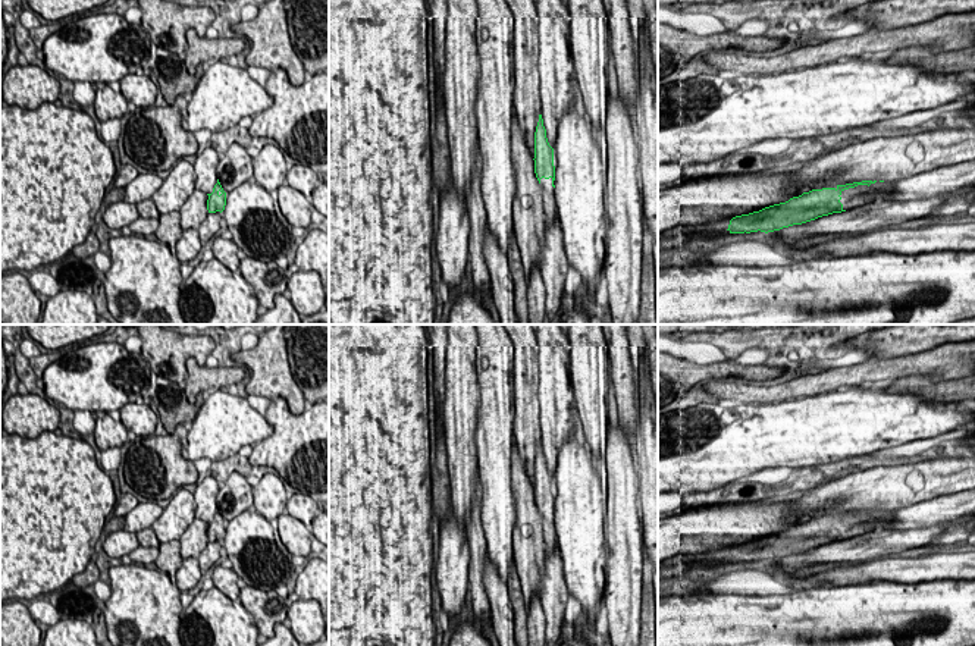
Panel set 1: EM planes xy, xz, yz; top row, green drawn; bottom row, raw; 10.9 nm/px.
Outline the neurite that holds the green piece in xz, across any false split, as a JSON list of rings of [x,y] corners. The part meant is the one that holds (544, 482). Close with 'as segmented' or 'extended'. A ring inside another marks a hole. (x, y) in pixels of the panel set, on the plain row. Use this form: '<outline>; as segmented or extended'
[[[542,443],[534,461],[534,502],[542,515],[545,552],[549,555],[558,548],[558,537],[555,531],[555,495],[554,495],[554,477],[546,467],[546,458],[543,455]]]; extended

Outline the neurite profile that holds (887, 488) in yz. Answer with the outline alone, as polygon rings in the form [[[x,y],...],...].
[[[938,458],[913,464],[882,465],[818,484],[799,499],[793,511],[805,518],[884,509],[893,511],[937,496],[975,487],[974,458]]]

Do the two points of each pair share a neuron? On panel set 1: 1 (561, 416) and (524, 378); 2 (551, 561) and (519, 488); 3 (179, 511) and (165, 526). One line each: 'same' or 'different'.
1: different
2: different
3: same

